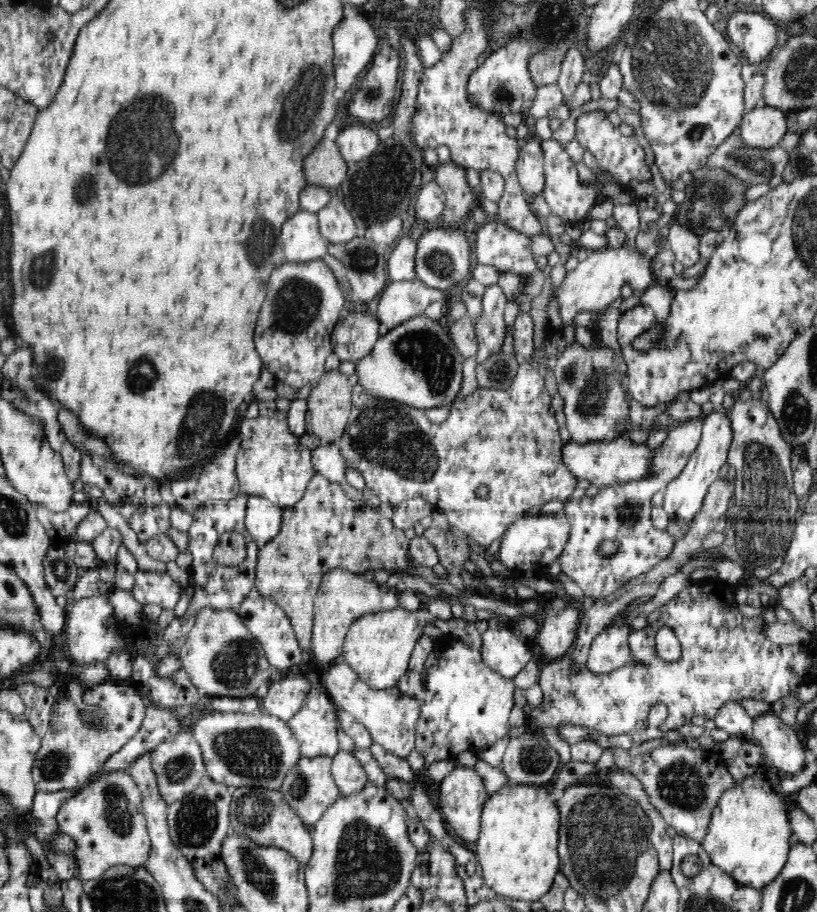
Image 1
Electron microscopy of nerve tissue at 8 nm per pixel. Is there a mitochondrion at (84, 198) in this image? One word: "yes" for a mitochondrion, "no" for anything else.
yes

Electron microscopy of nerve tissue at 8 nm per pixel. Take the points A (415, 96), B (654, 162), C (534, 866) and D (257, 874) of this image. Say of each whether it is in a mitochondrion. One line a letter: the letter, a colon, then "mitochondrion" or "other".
A: other
B: other
C: other
D: mitochondrion

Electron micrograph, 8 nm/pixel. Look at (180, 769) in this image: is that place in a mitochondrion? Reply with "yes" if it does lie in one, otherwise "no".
yes

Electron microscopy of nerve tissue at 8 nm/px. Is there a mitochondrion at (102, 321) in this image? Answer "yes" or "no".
no

